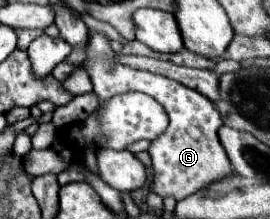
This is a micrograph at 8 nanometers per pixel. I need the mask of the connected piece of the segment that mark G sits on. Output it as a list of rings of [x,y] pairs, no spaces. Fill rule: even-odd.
[[[90,30],[86,46],[82,46],[86,52],[86,60],[82,64],[94,84],[94,92],[98,94],[100,102],[108,100],[110,96],[136,90],[150,94],[154,100],[158,100],[170,116],[168,130],[152,140],[152,146],[148,150],[154,168],[152,190],[160,196],[174,196],[178,200],[204,188],[204,184],[214,182],[214,178],[224,178],[224,174],[230,174],[230,160],[226,152],[222,152],[222,144],[218,140],[218,128],[222,124],[222,118],[216,106],[200,92],[190,90],[176,80],[148,70],[134,70],[122,62],[116,62],[116,54],[110,42],[112,40],[106,34]]]

